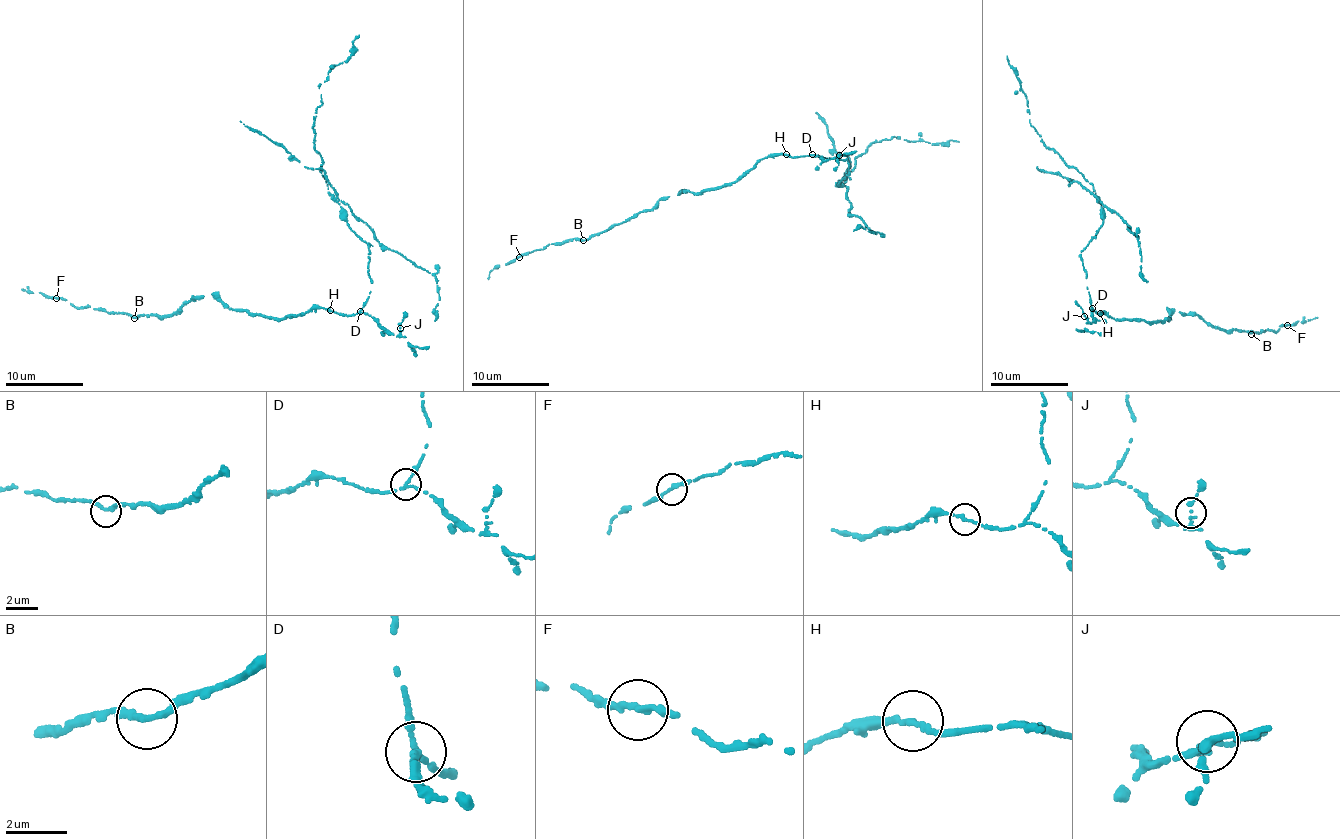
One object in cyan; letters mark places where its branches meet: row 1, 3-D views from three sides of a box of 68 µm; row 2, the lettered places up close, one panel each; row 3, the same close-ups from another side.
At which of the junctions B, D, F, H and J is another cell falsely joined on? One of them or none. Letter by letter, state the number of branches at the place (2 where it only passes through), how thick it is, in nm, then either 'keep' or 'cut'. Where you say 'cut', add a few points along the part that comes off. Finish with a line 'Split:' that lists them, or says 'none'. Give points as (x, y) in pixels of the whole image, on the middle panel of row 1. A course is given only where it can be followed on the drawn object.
B: 2 | 220 nm | keep
D: 3 | 180 nm | cut | (812, 155), (848, 162), (848, 175), (839, 184), (844, 186), (839, 181), (877, 140), (958, 141)
F: 2 | 200 nm | keep
H: 2 | 200 nm | keep
J: 3 | 150 nm | keep
Split: D

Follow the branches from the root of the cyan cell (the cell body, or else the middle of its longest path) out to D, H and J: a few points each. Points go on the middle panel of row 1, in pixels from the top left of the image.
D: (767, 157), (782, 154), (793, 157), (812, 155)
H: (767, 157), (786, 154)
J: (767, 157), (814, 155), (825, 161), (839, 155)

